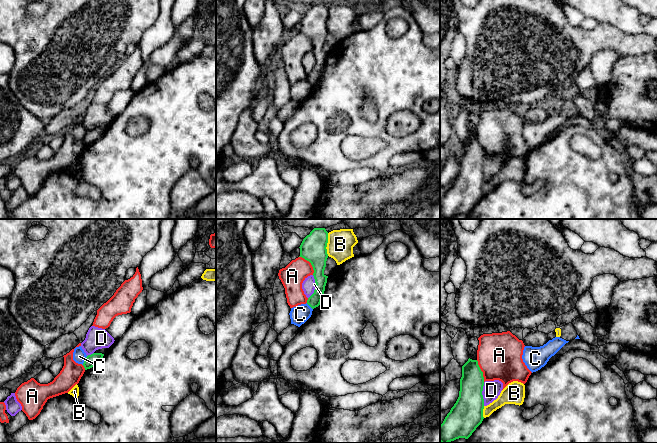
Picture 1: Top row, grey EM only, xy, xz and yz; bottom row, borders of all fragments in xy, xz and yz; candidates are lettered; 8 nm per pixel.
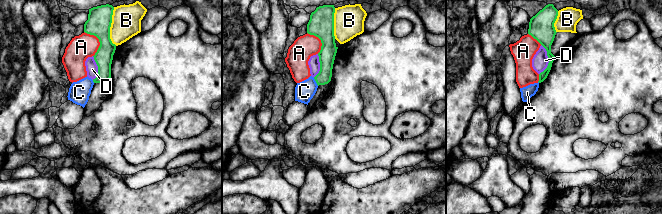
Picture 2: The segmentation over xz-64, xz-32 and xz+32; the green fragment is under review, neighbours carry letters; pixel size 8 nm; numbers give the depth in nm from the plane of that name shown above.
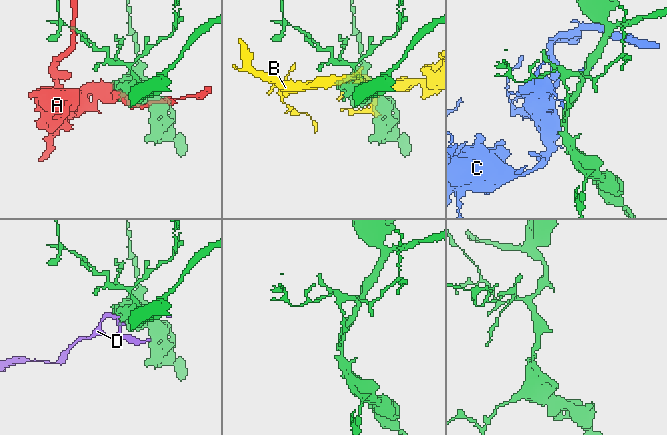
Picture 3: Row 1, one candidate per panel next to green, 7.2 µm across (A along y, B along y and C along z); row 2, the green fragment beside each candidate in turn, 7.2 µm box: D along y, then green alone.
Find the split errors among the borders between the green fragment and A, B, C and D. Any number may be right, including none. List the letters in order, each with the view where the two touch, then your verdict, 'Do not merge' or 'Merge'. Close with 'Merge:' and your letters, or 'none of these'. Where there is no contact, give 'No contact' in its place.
A: Touches green in xz. Do not merge
B: Touches green in xz. Do not merge
C: Touches green in xy. Do not merge
D: Touches green in yz. Do not merge
Merge: none of these

